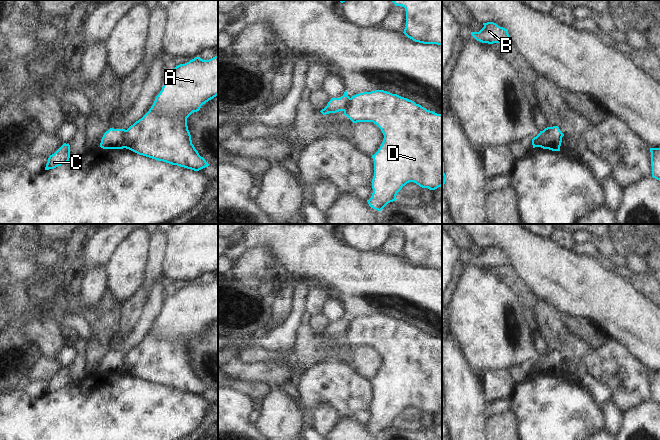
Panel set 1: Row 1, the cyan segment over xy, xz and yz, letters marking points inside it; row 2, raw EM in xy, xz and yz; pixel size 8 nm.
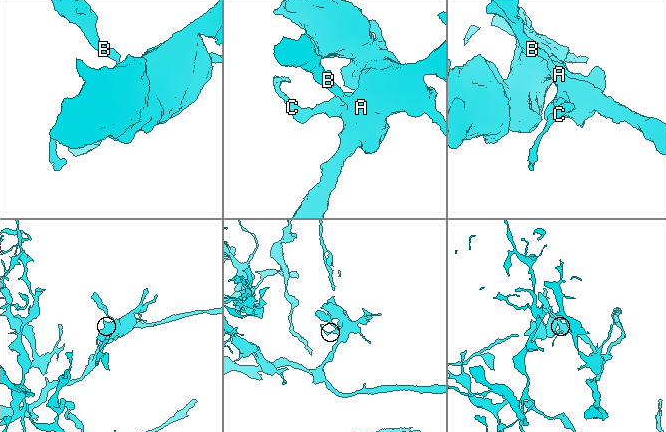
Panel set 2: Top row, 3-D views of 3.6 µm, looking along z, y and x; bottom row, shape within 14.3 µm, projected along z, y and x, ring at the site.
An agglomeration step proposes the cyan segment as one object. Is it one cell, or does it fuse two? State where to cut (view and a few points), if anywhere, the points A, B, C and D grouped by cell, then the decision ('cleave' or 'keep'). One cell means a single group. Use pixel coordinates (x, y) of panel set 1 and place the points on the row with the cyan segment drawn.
cut xy (126, 130), (123, 147); groups A B D / C; cleave

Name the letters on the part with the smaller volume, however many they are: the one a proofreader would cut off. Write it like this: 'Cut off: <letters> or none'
Cut off: C

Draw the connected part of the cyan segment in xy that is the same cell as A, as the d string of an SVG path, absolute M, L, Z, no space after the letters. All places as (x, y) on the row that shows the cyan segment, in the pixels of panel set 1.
M218 54L203 60L195 57L185 64L164 72L164 85L149 111L124 134L126 149L158 161L199 171L209 164L192 144L187 118L218 95Z

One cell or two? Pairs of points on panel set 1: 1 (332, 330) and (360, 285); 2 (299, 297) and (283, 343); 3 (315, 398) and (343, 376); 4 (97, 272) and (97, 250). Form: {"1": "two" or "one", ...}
{"1": "one", "2": "one", "3": "one", "4": "two"}

